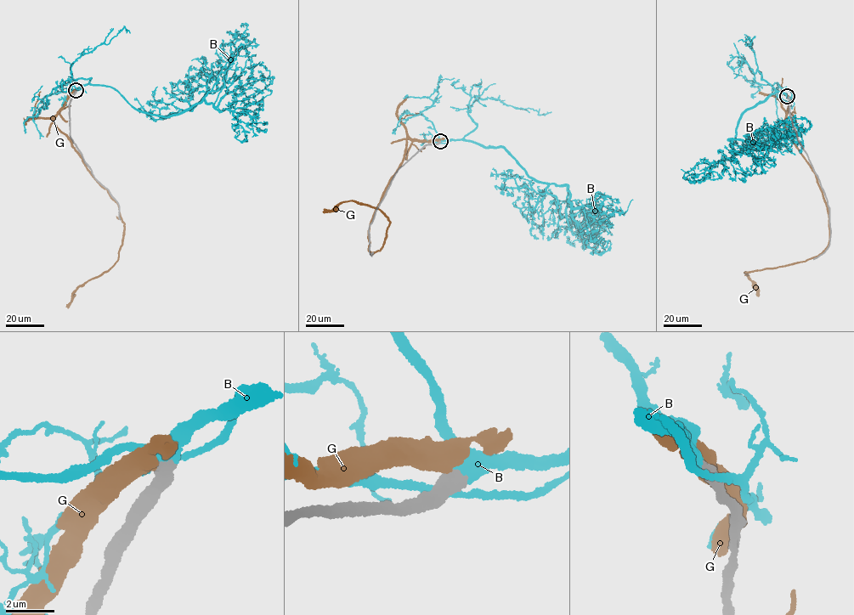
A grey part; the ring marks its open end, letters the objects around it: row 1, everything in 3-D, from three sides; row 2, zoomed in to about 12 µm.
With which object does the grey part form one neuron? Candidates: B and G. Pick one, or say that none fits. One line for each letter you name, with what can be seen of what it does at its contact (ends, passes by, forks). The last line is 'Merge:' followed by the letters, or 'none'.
B: it forks there
Merge: B

